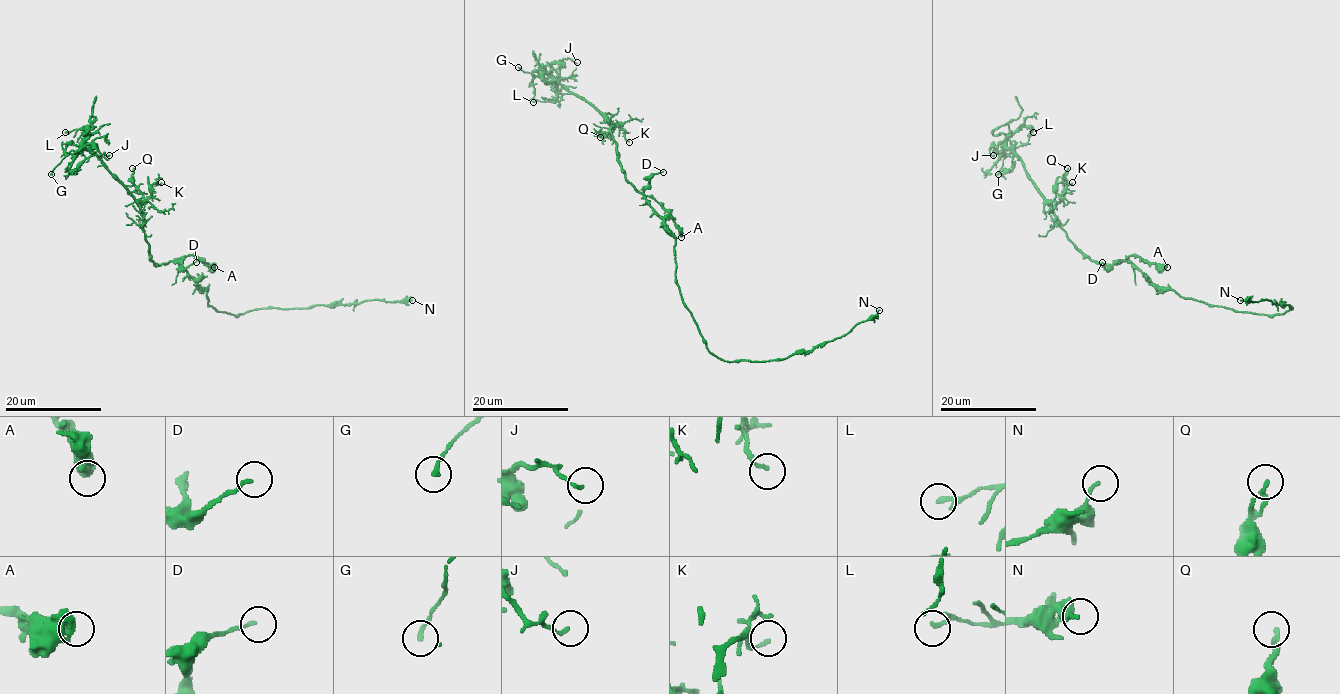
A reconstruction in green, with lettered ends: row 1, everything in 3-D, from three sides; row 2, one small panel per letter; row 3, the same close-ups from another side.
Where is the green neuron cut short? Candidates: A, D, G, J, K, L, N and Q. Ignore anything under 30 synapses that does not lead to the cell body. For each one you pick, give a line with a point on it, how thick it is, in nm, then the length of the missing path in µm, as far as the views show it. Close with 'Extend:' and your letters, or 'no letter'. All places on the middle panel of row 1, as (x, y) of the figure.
Extend: no letter

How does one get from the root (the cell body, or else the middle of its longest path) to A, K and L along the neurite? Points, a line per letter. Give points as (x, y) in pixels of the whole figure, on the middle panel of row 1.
A: (666, 223), (645, 198), (648, 196), (668, 214), (681, 237)
K: (666, 223), (626, 179), (608, 121), (619, 126), (629, 142)
L: (666, 223), (626, 179), (609, 122), (593, 106), (552, 76), (555, 96), (552, 100), (533, 102)

